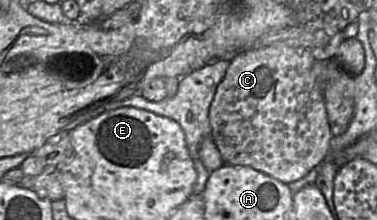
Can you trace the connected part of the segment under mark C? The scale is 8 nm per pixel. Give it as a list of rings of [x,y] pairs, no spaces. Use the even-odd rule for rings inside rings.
[[[286,45],[249,48],[230,60],[209,109],[211,137],[225,163],[250,166],[288,185],[323,162],[333,135],[323,89],[314,78],[315,62],[309,52]]]

